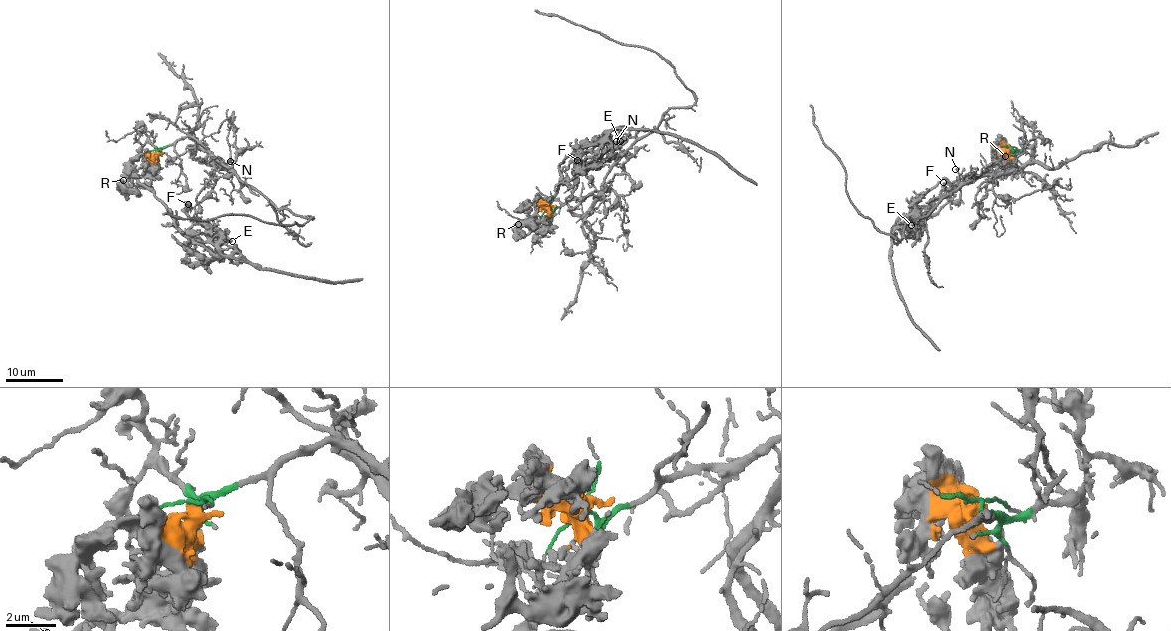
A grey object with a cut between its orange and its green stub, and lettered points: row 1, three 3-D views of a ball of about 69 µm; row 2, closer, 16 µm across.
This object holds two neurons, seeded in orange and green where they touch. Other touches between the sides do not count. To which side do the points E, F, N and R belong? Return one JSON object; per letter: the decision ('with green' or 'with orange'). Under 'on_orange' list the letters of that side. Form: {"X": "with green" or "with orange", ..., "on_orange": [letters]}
{"E": "with orange", "F": "with orange", "N": "with green", "R": "with orange", "on_orange": ["E", "F", "R"]}

